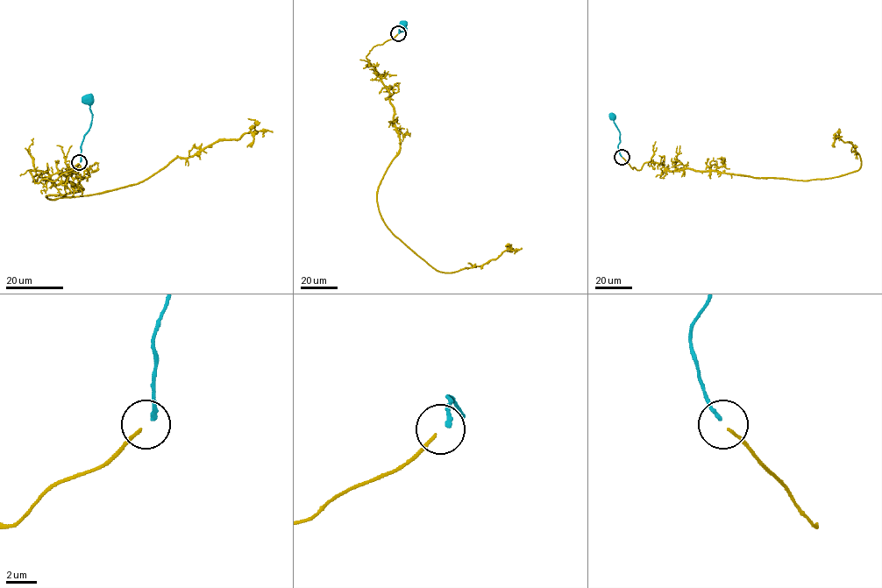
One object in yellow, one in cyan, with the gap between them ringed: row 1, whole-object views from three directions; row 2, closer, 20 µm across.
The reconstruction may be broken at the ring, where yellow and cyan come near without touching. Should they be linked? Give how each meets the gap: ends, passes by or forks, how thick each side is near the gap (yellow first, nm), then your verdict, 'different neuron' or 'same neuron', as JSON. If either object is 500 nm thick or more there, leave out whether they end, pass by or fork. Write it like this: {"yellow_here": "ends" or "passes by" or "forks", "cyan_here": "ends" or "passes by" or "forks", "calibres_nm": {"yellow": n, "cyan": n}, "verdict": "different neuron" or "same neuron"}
{"yellow_here": "ends", "cyan_here": "ends", "calibres_nm": {"yellow": 200, "cyan": 280}, "verdict": "same neuron"}

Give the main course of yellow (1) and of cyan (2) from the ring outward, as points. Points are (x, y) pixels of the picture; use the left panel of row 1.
1: (78, 163), (54, 180), (35, 182), (30, 173), (81, 189), (48, 199), (99, 194), (220, 140), (273, 131)
2: (81, 161), (81, 144), (92, 120), (88, 99)

